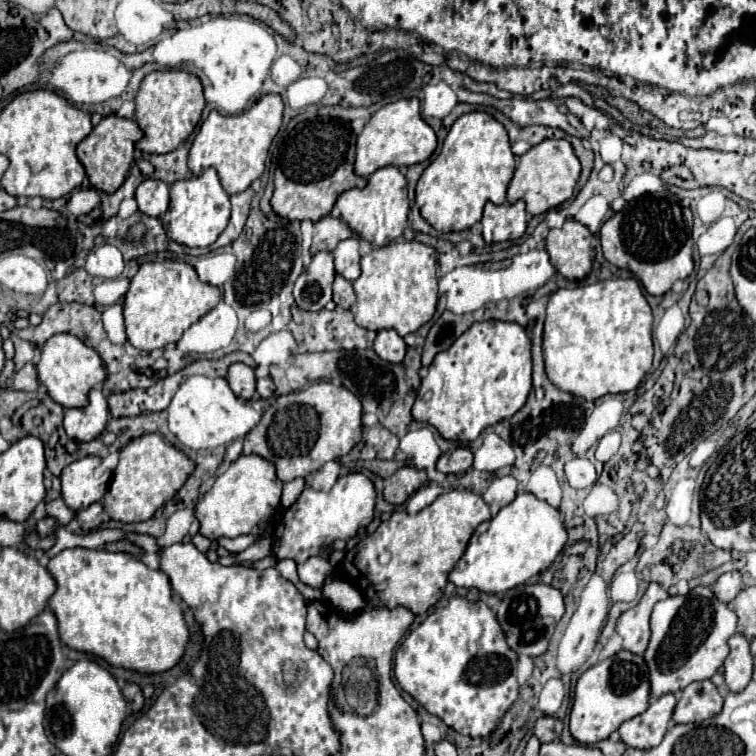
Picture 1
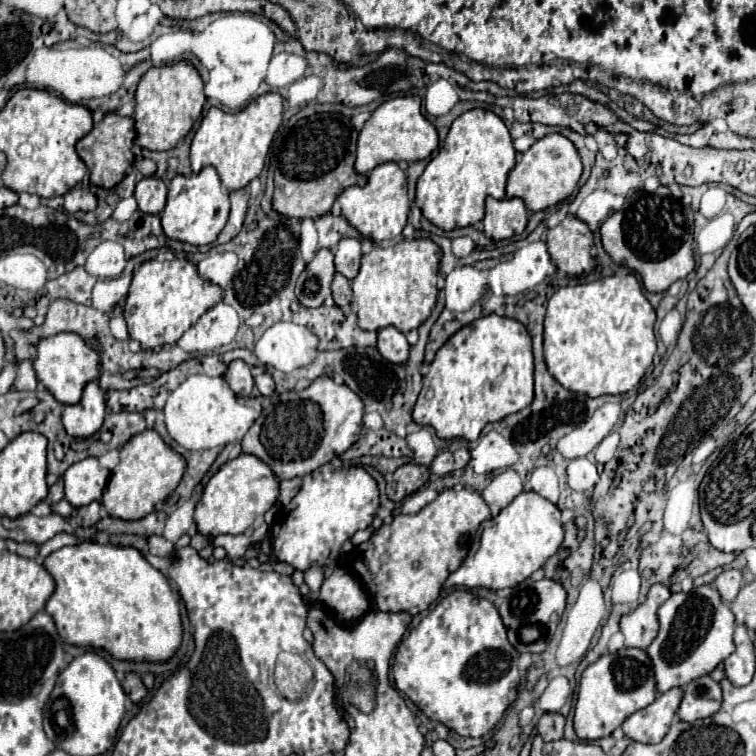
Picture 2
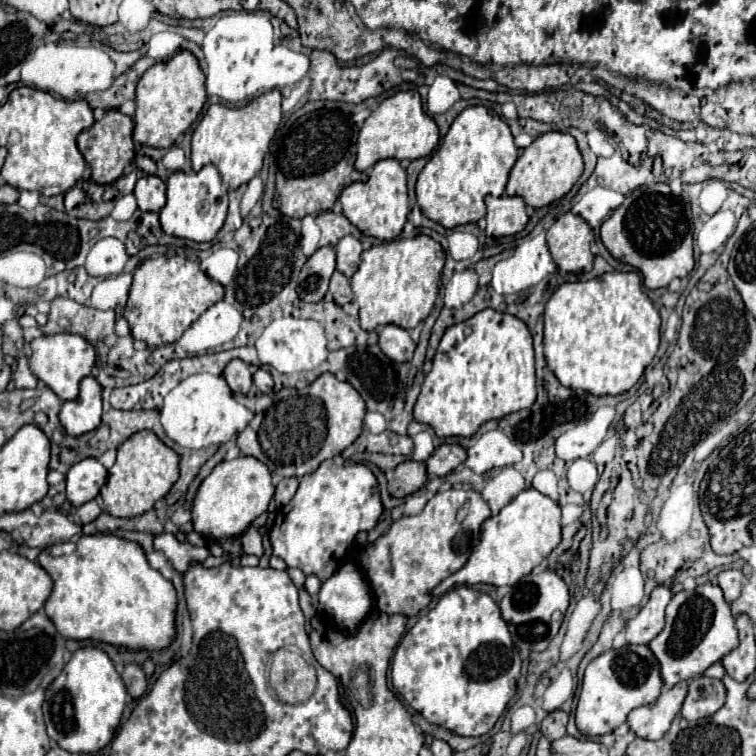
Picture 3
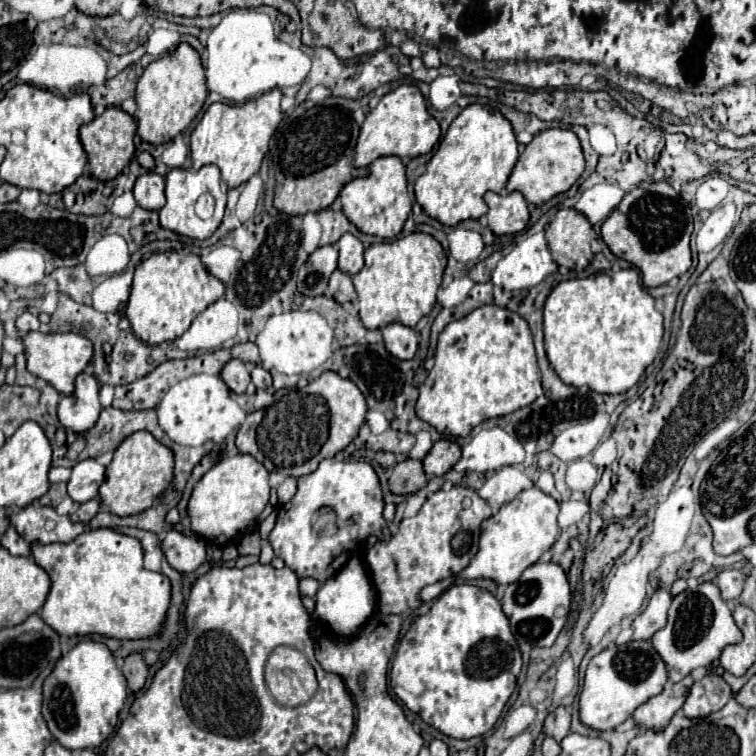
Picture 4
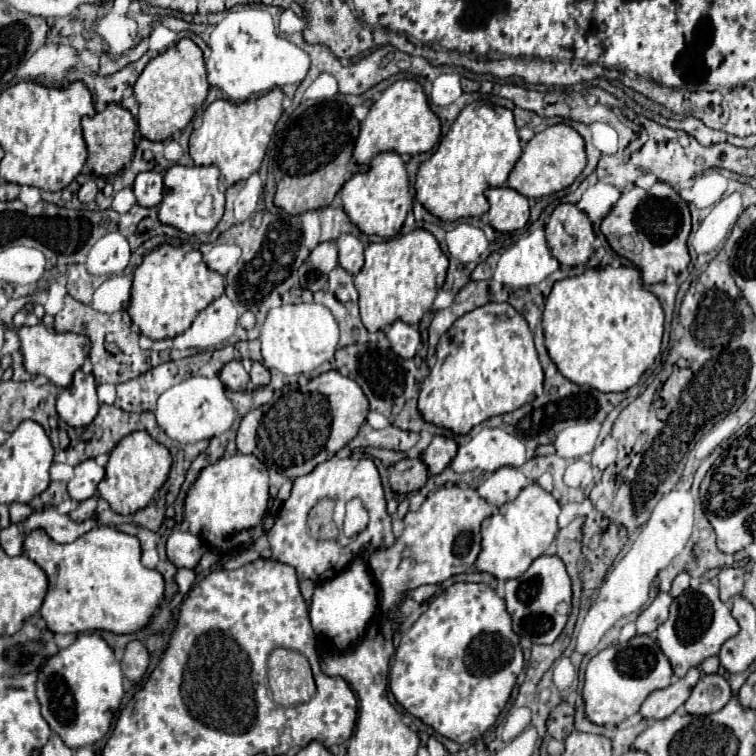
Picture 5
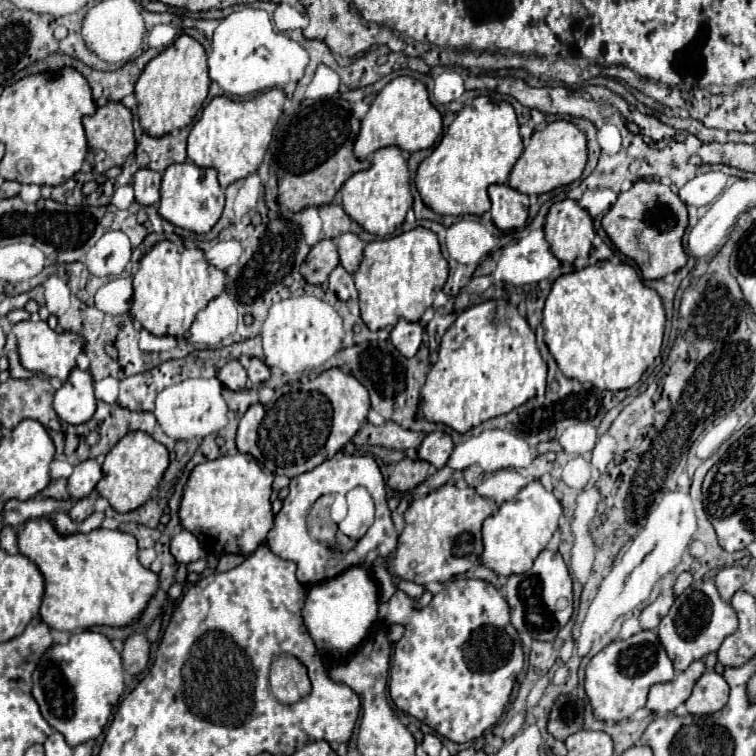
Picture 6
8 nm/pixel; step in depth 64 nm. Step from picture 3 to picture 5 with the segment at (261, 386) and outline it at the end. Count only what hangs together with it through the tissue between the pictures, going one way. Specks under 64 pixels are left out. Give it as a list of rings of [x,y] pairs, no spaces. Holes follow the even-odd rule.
[[[254,362],[250,370],[250,380],[254,386],[264,386],[270,382],[270,370],[262,362]]]

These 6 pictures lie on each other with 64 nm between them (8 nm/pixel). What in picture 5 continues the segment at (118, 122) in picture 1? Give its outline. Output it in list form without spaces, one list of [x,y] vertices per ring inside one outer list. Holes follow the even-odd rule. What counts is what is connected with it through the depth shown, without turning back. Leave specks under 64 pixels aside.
[[[108,104],[102,112],[96,112],[96,116],[84,118],[82,130],[84,130],[86,148],[88,148],[88,168],[96,176],[112,176],[132,160],[136,120],[120,104]]]

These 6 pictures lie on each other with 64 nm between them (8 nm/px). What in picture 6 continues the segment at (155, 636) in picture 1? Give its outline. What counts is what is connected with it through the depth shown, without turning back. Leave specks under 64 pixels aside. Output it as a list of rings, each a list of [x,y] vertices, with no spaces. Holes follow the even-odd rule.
[[[30,518],[18,530],[18,548],[44,576],[42,620],[56,630],[126,626],[144,610],[158,588],[158,576],[138,562],[132,534],[98,528],[88,534],[60,534],[48,518]]]

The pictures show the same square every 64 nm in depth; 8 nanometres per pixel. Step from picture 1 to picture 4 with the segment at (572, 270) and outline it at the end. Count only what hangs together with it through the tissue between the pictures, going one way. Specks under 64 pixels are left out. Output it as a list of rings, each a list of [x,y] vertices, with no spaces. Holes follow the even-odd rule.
[[[562,208],[556,212],[556,218],[546,228],[546,242],[552,252],[556,264],[574,268],[586,268],[594,254],[590,250],[590,242],[594,238],[594,230],[588,218],[574,208]]]

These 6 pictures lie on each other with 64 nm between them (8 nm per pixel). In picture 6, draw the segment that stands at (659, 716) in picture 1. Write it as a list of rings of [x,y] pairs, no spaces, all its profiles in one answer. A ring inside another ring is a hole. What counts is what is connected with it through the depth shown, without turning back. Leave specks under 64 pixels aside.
[[[696,660],[688,666],[688,670],[676,674],[674,680],[664,682],[664,684],[654,684],[650,694],[648,694],[648,702],[646,708],[652,710],[654,714],[662,714],[668,710],[674,710],[678,704],[686,702],[696,680],[706,672],[706,662],[704,660]]]

